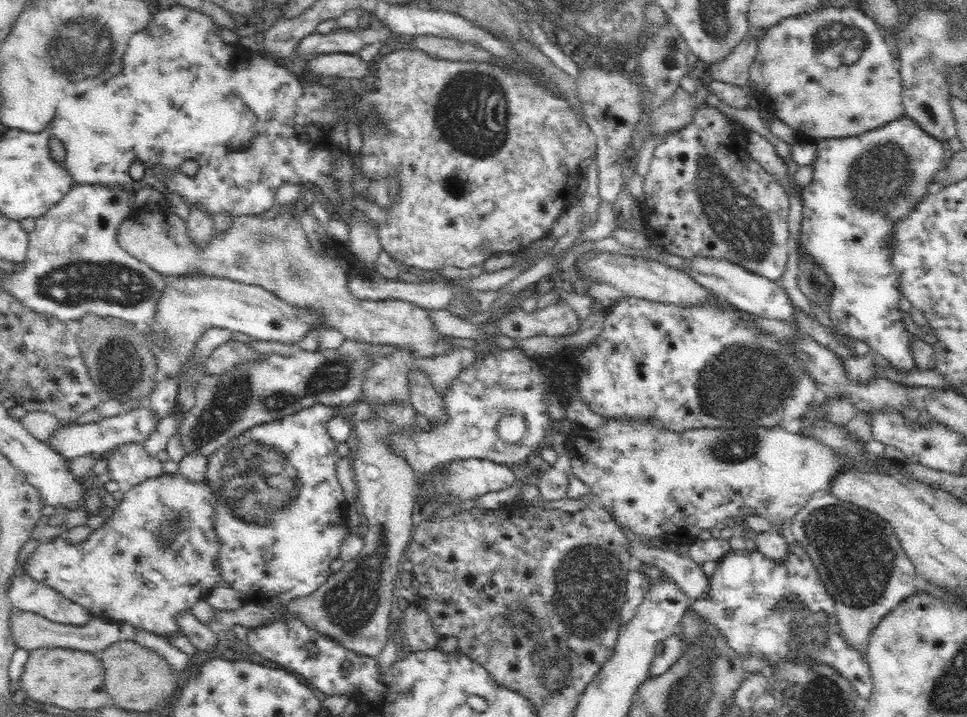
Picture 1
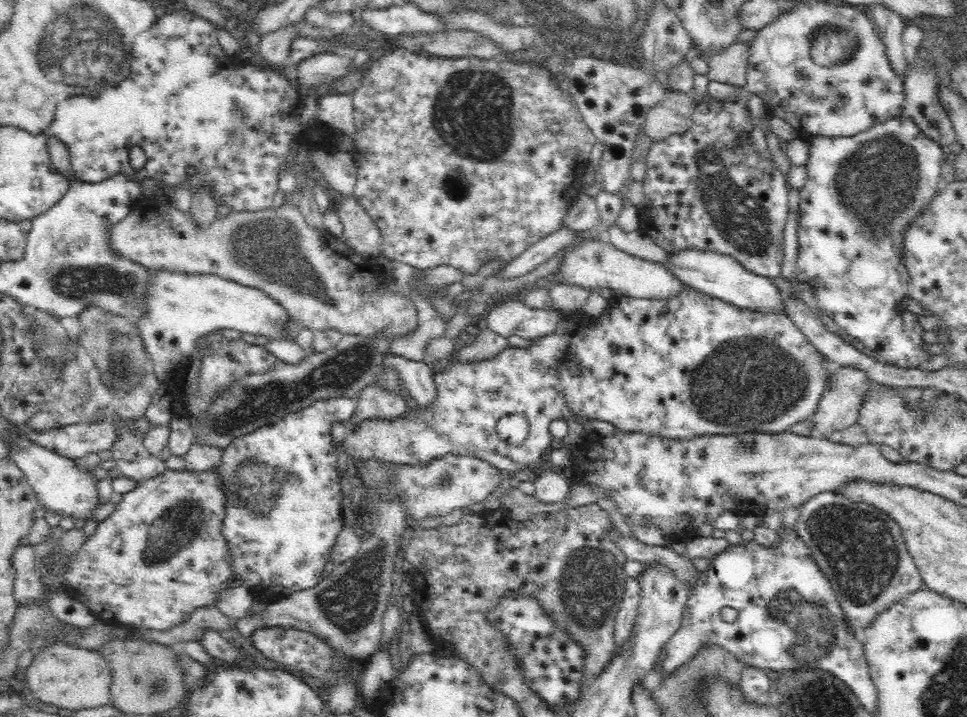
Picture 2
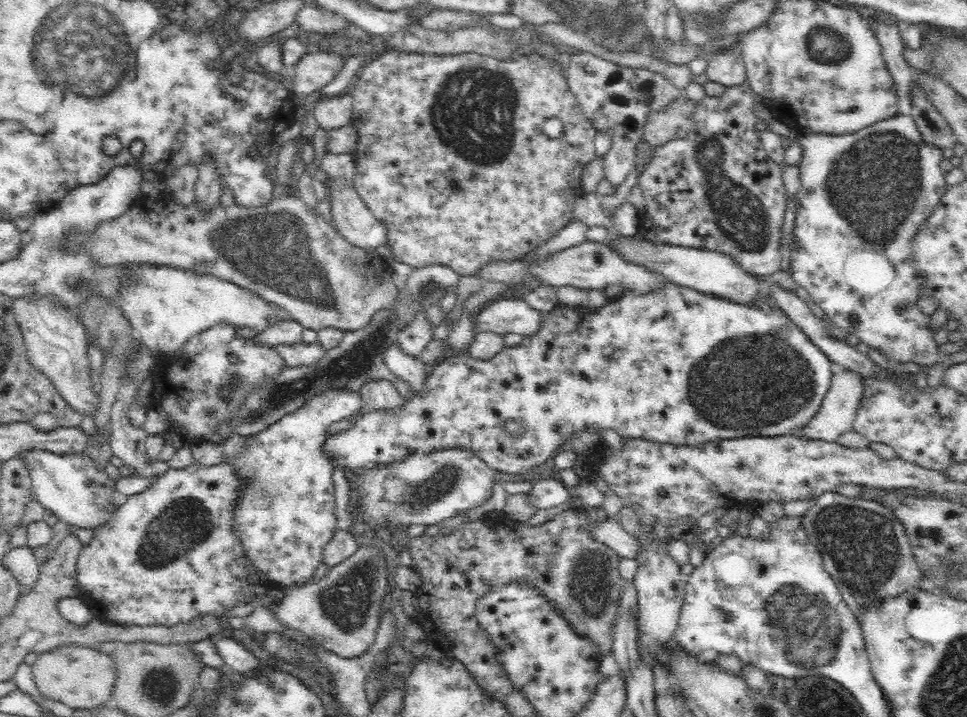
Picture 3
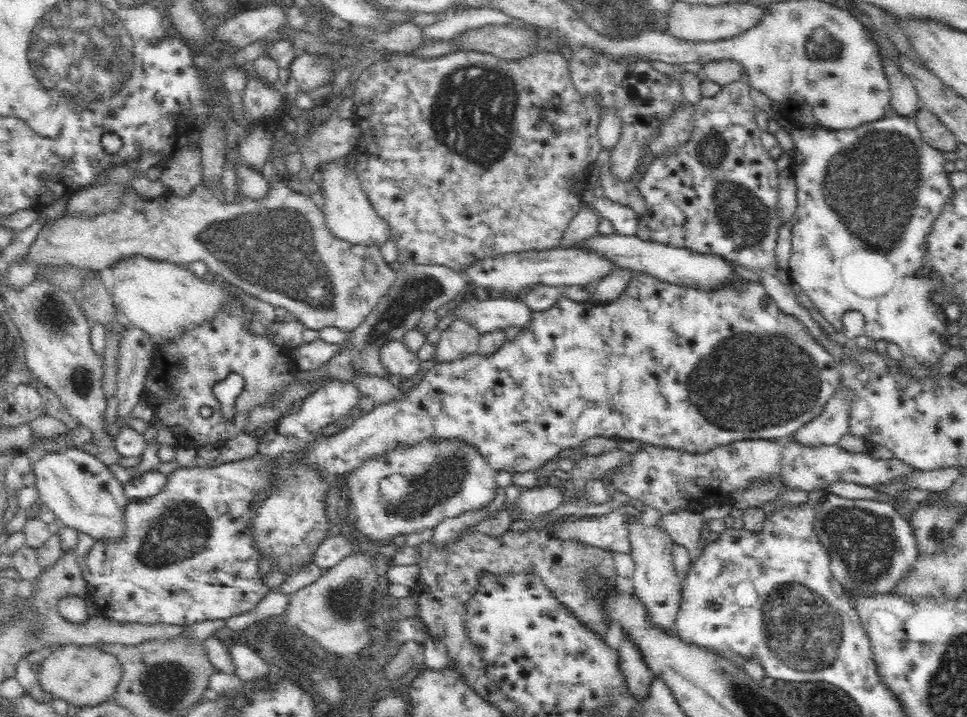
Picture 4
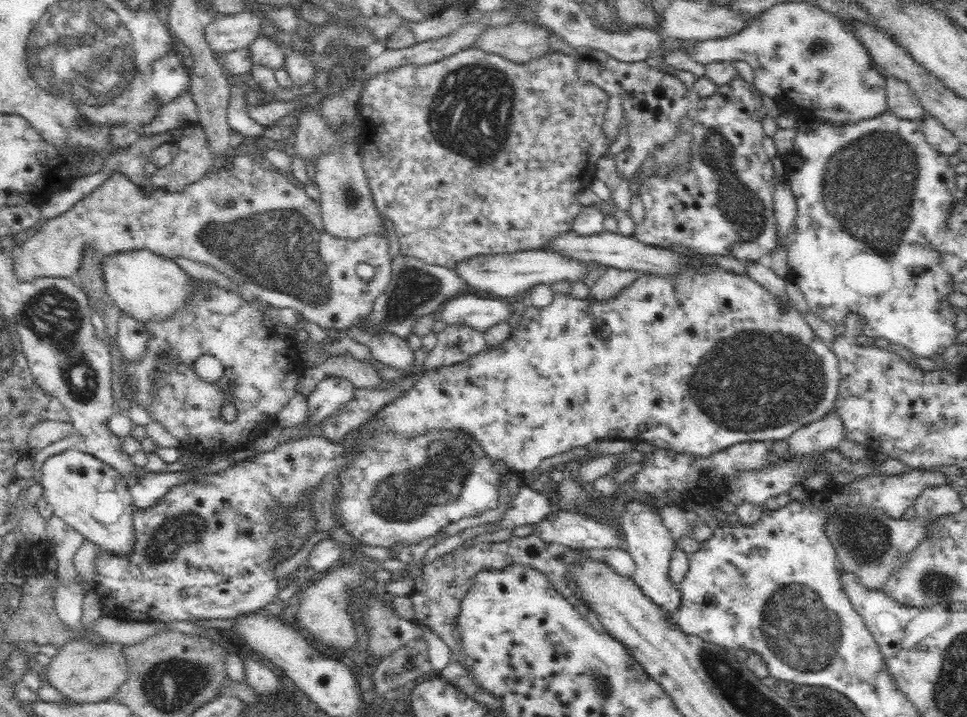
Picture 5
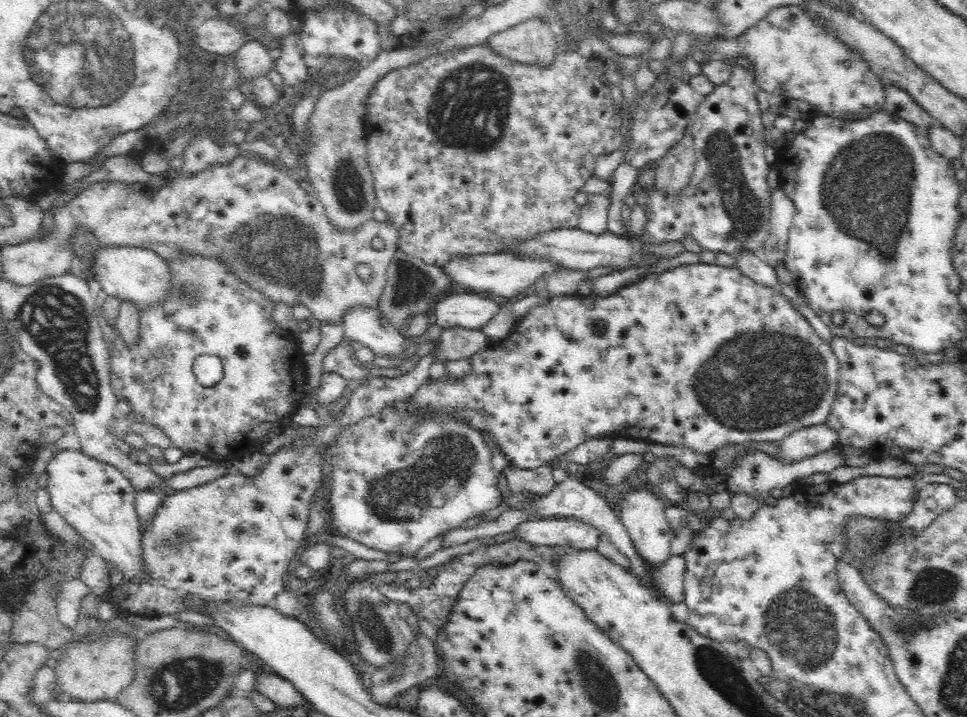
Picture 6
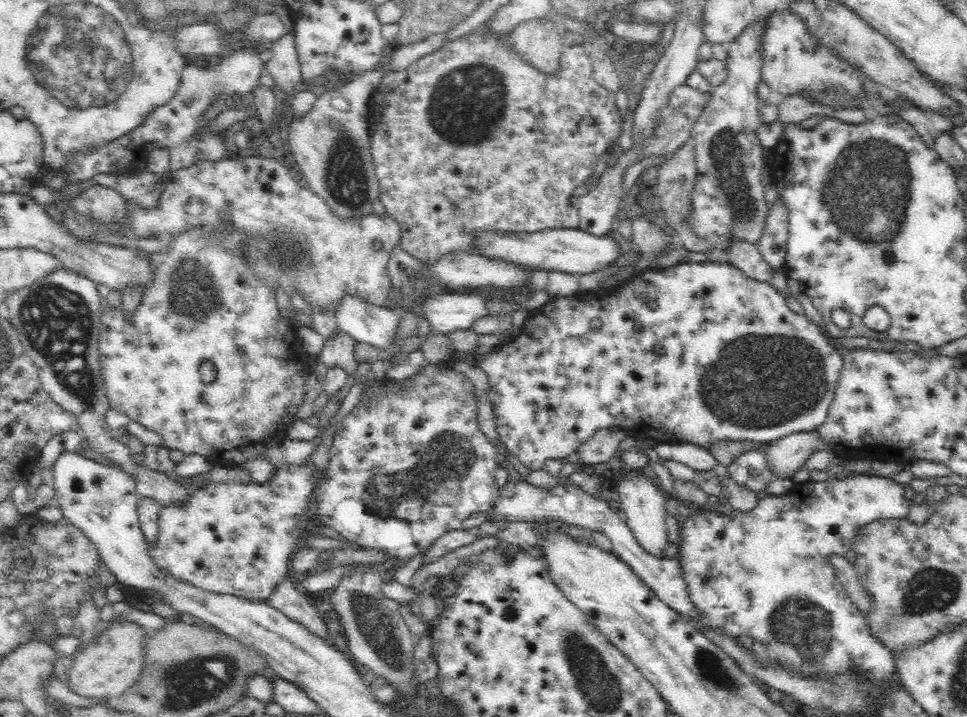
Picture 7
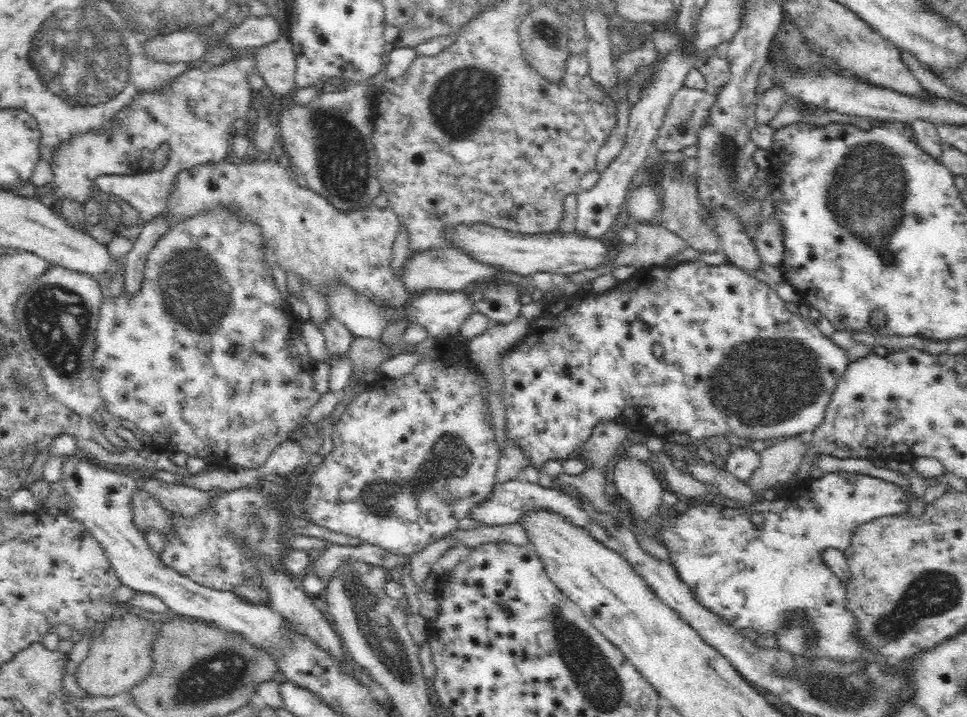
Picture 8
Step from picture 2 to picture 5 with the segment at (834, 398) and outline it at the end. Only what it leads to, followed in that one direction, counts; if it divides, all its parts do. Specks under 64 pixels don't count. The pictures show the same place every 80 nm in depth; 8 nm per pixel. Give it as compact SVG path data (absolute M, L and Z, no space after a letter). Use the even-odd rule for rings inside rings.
M831 412L825 419L811 422L788 436L787 456L796 458L833 451L843 440L842 424Z

